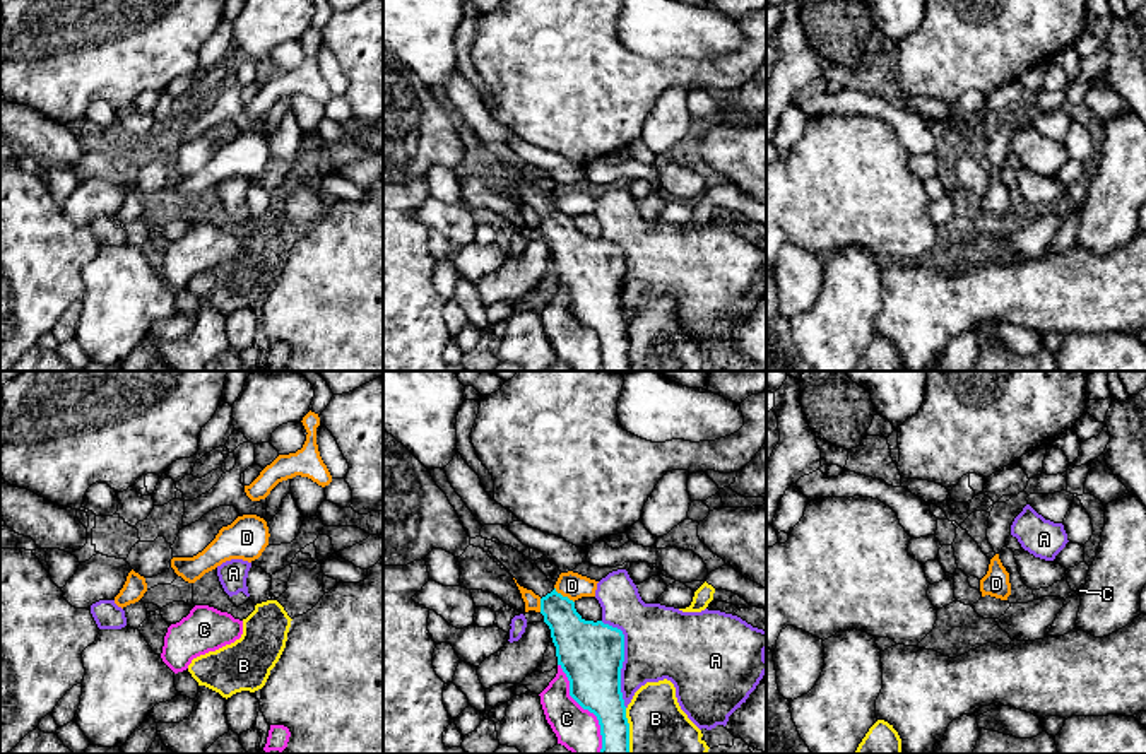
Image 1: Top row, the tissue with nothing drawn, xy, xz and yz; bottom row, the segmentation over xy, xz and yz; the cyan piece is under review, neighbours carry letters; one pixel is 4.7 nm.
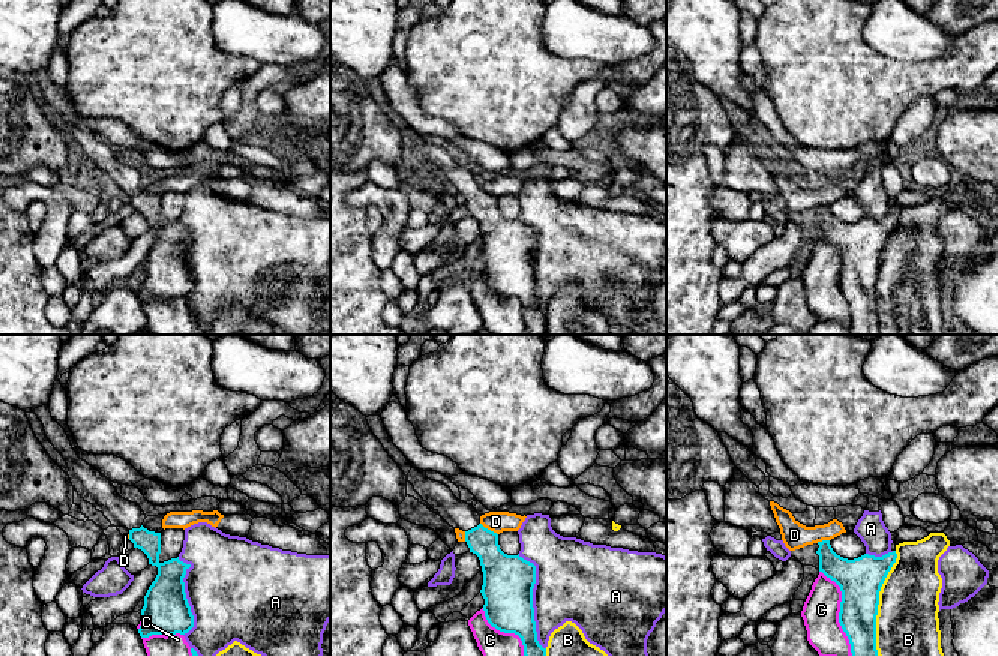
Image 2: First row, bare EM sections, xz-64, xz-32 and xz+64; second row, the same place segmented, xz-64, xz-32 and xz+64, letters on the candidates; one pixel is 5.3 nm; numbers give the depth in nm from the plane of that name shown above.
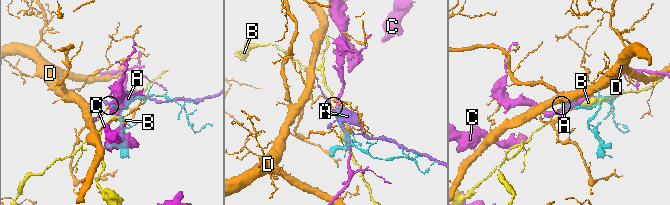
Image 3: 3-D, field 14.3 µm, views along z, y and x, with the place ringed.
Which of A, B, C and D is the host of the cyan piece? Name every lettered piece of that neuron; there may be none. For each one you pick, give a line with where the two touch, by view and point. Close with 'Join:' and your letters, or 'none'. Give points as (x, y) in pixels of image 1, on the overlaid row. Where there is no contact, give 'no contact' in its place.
Join: none

